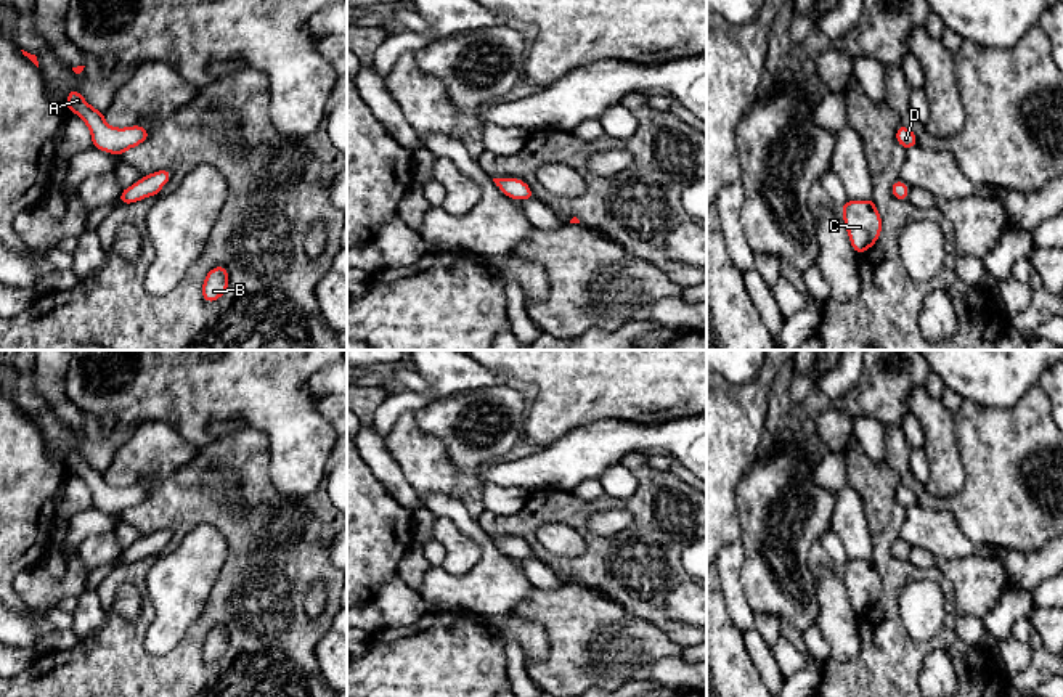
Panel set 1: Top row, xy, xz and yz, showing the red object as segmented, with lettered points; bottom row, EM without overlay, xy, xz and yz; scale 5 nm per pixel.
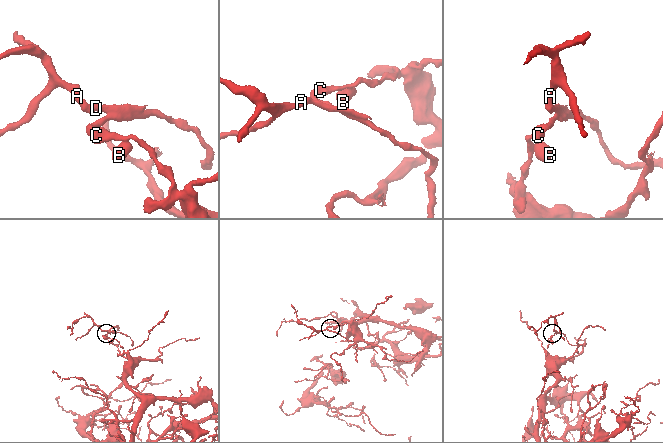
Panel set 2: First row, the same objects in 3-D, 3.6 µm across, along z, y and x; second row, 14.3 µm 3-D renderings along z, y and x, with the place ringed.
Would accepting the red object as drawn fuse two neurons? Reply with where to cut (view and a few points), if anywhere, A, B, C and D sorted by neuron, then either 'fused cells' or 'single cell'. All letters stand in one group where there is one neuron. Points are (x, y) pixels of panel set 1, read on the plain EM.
no cut | A B C D | single cell

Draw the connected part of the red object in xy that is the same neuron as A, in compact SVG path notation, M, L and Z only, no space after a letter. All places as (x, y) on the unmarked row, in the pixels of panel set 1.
M75 448L67 453L66 467L87 483L93 507L96 509L120 516L127 509L146 501L149 496L149 491L141 485L127 488L108 485L104 474L90 466Z

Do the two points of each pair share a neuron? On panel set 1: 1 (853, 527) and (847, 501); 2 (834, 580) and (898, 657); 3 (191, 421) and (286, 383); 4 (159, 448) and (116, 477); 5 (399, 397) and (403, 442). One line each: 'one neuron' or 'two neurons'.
1: one neuron
2: two neurons
3: one neuron
4: one neuron
5: two neurons

